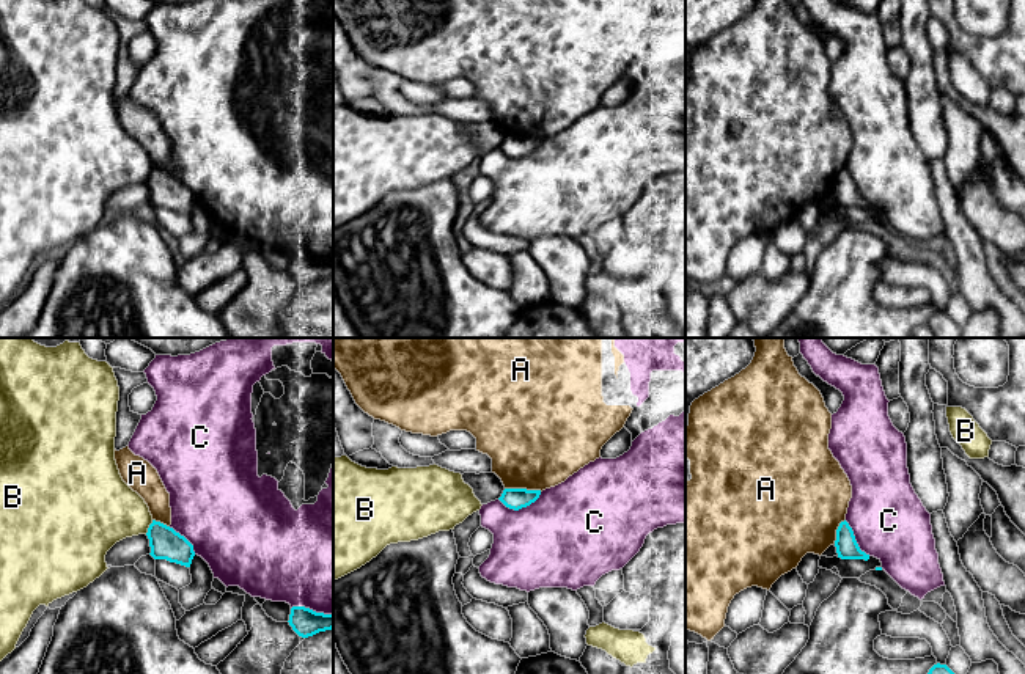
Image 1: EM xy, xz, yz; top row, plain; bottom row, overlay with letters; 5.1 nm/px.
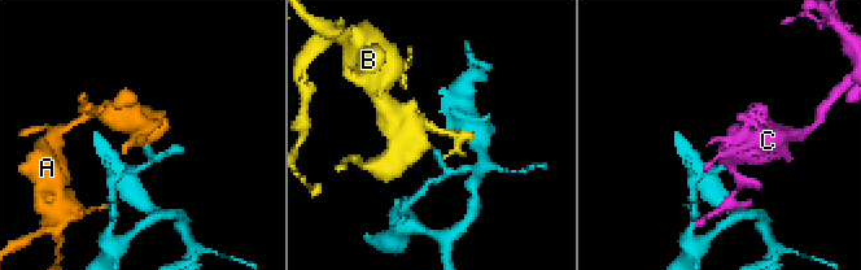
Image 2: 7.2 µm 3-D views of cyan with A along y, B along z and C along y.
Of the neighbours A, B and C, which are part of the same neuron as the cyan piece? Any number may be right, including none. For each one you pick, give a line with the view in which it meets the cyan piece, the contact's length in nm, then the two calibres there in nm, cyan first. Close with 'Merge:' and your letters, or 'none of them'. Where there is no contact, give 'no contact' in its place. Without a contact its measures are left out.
Merge: none of them

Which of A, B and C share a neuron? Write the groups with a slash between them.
A / B / C

